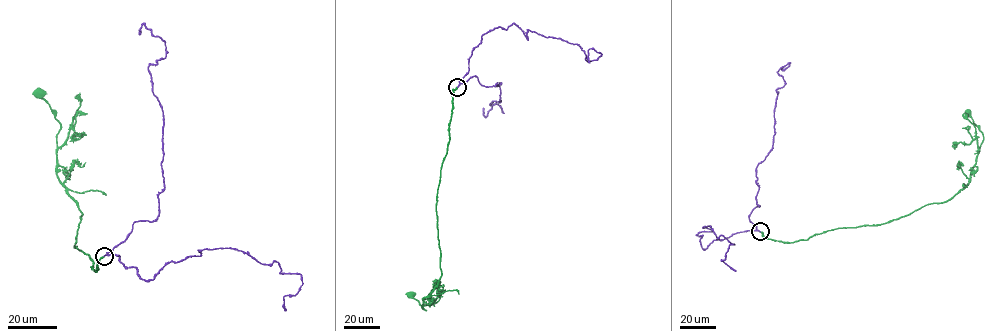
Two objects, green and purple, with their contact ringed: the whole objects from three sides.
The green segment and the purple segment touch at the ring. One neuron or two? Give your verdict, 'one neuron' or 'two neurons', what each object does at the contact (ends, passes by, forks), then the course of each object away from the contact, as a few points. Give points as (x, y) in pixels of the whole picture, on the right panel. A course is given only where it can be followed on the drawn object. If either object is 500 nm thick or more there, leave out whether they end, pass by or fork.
two neurons | green ends | purple ends | green via (760, 231), (793, 243), (839, 228), (889, 222), (949, 200), (969, 182), (983, 138), (967, 112) | purple via (760, 231), (704, 249), (696, 235), (710, 225), (734, 244), (722, 260), (736, 271)

